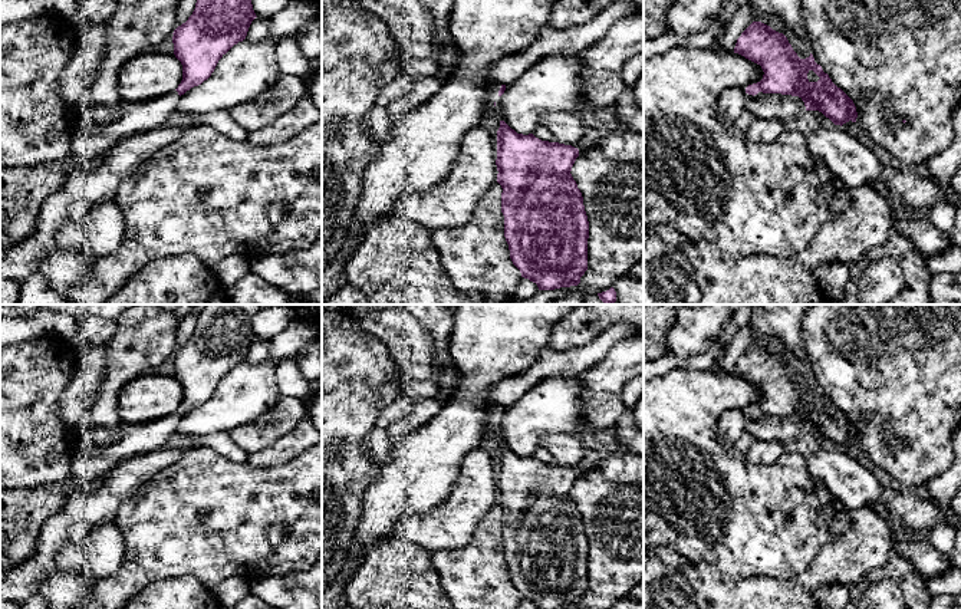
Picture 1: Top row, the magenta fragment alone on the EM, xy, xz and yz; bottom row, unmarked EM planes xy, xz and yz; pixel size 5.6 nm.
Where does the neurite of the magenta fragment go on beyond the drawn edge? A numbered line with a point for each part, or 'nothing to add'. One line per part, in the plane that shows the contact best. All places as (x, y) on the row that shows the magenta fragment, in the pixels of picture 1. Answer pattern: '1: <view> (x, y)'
1: xz (493, 88)

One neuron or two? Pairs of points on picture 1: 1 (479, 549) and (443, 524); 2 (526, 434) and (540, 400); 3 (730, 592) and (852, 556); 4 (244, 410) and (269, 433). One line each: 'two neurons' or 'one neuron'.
1: two neurons
2: one neuron
3: one neuron
4: two neurons

